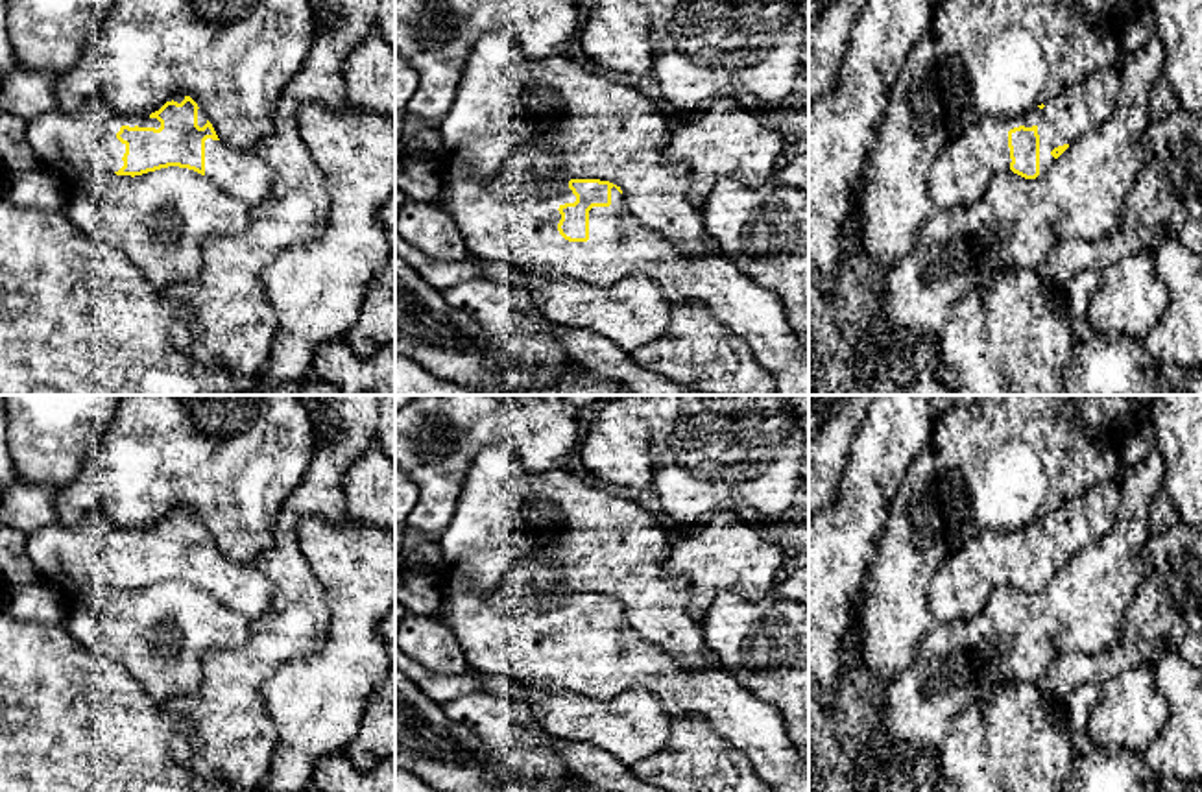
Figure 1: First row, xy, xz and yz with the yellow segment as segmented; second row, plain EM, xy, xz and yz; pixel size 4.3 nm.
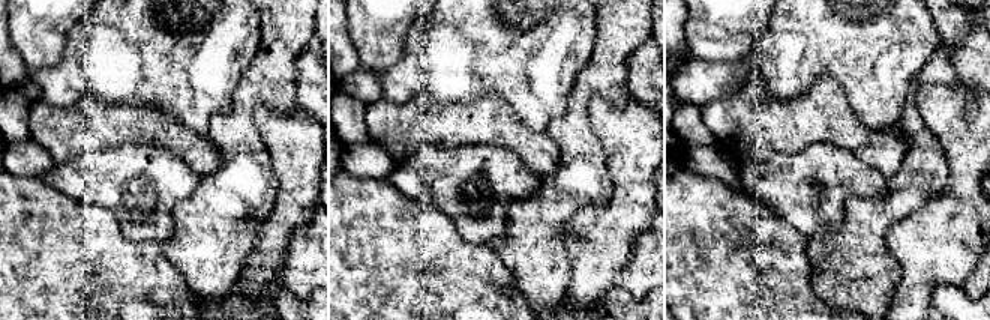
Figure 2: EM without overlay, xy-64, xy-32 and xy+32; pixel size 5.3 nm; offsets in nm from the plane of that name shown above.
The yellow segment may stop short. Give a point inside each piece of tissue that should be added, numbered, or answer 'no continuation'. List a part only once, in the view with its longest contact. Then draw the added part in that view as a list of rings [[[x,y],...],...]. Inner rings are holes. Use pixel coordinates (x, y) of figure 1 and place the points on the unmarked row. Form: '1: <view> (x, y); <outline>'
1: xz (514, 632); [[[526,558],[523,565],[515,563],[487,596],[476,594],[462,574],[445,576],[443,606],[439,620],[452,630],[473,672],[502,674],[537,690],[578,692],[593,700],[611,700],[628,689],[644,689],[659,698],[672,718],[698,714],[707,720],[746,755],[753,772],[774,792],[809,792],[809,755],[792,746],[783,716],[772,703],[744,689],[718,665],[687,666],[668,657],[639,637],[615,600],[609,620],[589,624],[589,654],[565,654],[558,644],[558,622],[574,617],[576,609],[561,591],[556,563]]]

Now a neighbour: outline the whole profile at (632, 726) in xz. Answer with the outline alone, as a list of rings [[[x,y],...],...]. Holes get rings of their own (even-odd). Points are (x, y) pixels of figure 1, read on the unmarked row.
[[[526,687],[526,702],[535,724],[548,737],[598,746],[630,768],[659,751],[670,737],[672,716],[659,698],[644,689],[593,700],[578,692]]]

